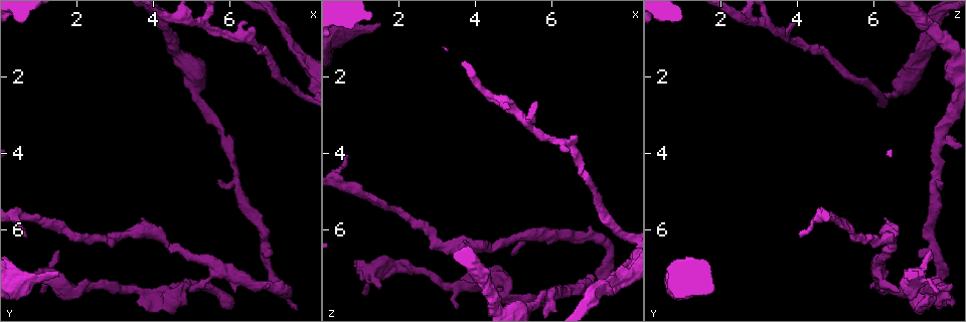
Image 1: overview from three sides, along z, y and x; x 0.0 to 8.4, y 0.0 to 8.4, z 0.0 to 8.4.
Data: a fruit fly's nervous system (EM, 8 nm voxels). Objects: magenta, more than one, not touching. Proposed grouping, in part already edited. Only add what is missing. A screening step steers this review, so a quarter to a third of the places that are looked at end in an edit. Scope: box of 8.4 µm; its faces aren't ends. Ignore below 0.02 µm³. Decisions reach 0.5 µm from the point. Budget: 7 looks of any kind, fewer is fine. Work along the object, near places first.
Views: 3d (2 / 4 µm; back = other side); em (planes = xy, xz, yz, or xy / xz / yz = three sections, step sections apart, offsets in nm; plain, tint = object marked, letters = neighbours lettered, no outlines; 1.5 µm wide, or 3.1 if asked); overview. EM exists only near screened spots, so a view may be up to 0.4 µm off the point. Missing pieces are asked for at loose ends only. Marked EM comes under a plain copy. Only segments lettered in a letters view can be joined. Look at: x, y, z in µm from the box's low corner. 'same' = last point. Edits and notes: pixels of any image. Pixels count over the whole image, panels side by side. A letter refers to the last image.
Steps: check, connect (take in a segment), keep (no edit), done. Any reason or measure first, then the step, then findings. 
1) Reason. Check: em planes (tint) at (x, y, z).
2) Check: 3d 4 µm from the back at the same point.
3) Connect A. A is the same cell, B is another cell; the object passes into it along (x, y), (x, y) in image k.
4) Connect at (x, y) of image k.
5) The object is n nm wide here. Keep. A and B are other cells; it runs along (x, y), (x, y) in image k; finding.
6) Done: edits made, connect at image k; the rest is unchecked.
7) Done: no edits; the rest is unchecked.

End of a long branch. Check: em planes (tint) at (0.65, 6.05, 4.10).

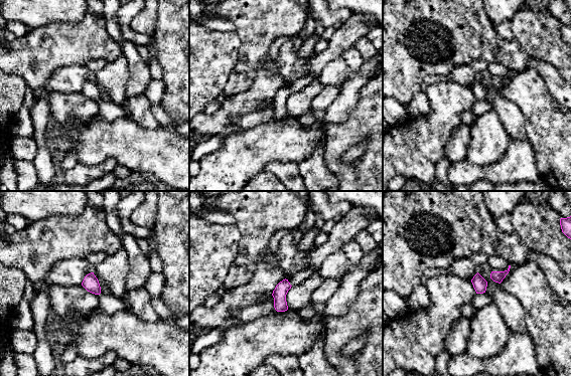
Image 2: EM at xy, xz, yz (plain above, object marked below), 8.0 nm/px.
See the neighbours. Check: em planes (letters) at the same point.

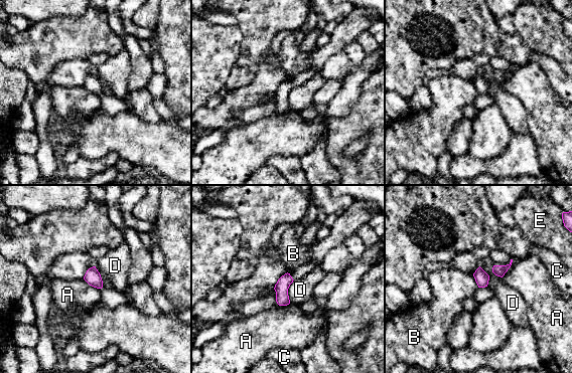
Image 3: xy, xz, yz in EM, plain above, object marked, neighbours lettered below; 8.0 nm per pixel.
The longest contact is with D, 190 nm. Keep. A, B, C, D and E are other cells; a border runs along (293, 280), (288, 289), (289, 303) in image 3; no lettered segment goes on from it.

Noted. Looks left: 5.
Free end. Check: 3d 2 µm at (1.55, 7.15, 0.70).

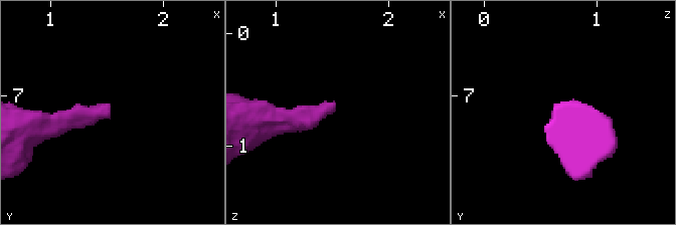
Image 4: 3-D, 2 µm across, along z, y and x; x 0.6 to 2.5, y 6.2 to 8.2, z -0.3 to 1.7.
Now the EM. Check: em planes (letters) at (1.52, 7.18, 0.66).

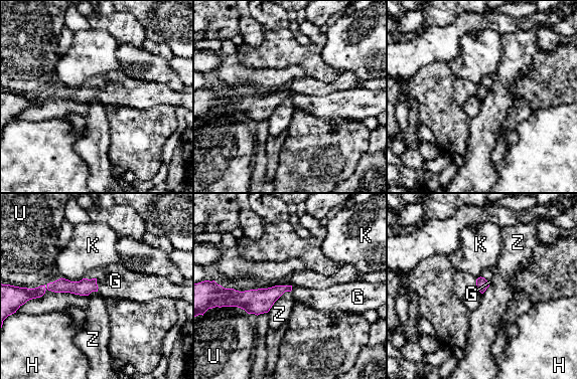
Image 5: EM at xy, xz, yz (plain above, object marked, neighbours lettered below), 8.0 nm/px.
Connect G. G is the same cell, H, K, U and Z are other cells; the object passes into it along (85, 287), (97, 286), (115, 280) in image 5; it goes on there.

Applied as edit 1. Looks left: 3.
Check: overview.

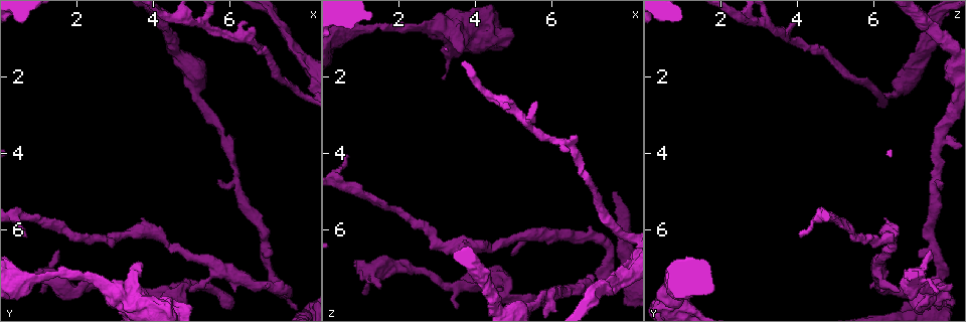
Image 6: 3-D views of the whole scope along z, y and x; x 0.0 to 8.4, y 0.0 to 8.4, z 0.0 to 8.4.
Free end. Check: em planes (letters) at (1.10, 7.65, 7.70).

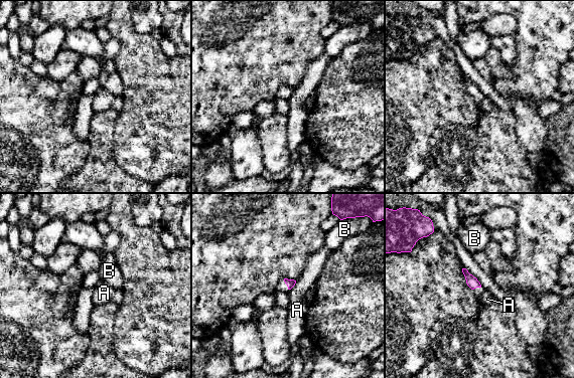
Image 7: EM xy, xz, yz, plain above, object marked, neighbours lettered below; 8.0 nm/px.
The longest contact is with A, 100 nm. Keep. A and B are other cells; a border runs along (296, 280), (289, 290) in image 7; no lettered segment goes on from it.

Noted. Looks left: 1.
Done: edits made, connect at image 5; the rest is unchecked.

